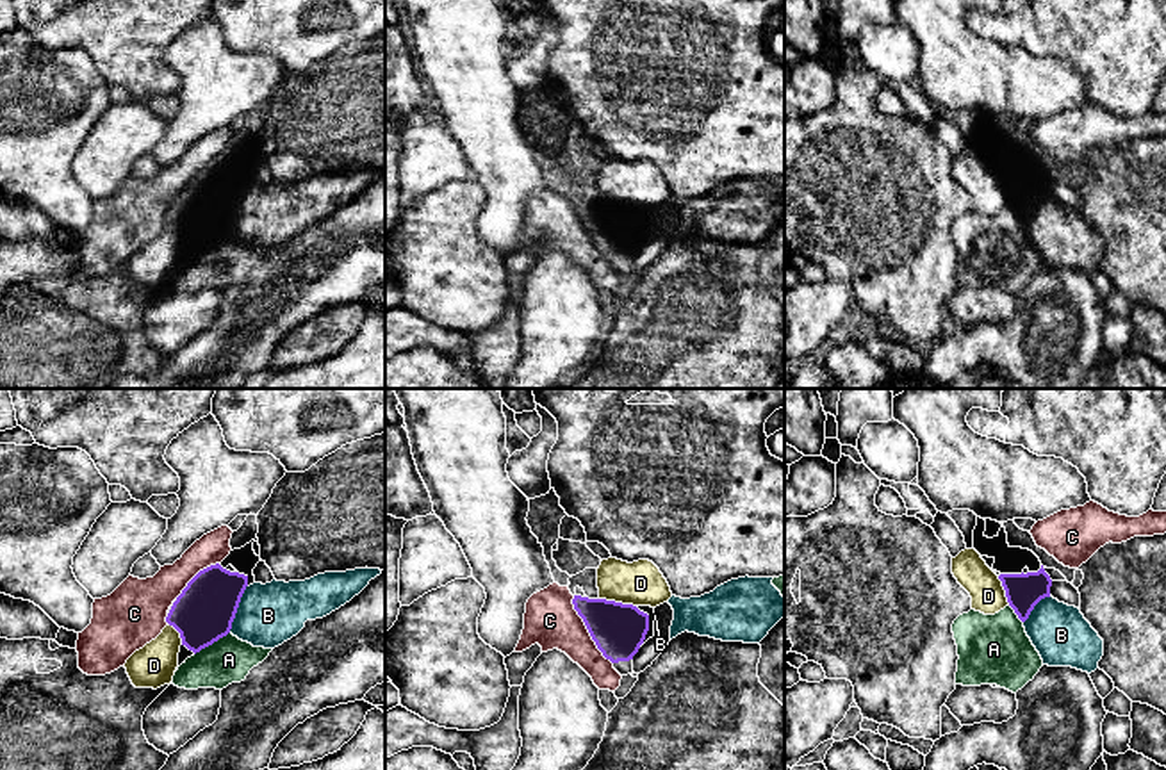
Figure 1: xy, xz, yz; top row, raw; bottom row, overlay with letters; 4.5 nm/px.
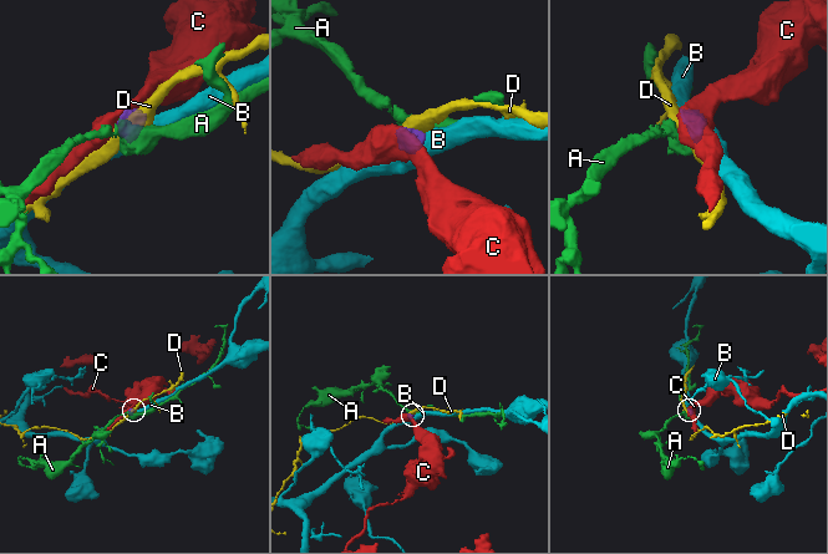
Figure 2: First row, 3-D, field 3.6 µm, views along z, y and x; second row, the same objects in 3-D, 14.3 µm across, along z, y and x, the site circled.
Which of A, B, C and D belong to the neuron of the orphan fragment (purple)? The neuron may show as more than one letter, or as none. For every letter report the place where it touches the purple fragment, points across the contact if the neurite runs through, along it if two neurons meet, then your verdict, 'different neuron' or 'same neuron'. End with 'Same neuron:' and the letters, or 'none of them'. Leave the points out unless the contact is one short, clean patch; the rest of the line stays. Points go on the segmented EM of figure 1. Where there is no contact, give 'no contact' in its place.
A: meets purple in xy at (211, 644); border along xy (229, 631), (195, 655); different neuron
B: meets purple in xy at (238, 606); border along xy (246, 585), (229, 631); different neuron
C: meets purple in xz at (587, 628); border along xz (573, 596), (573, 606), (591, 638), (612, 663); different neuron
D: meets purple in xz at (617, 603); different neuron
Same neuron: none of them

